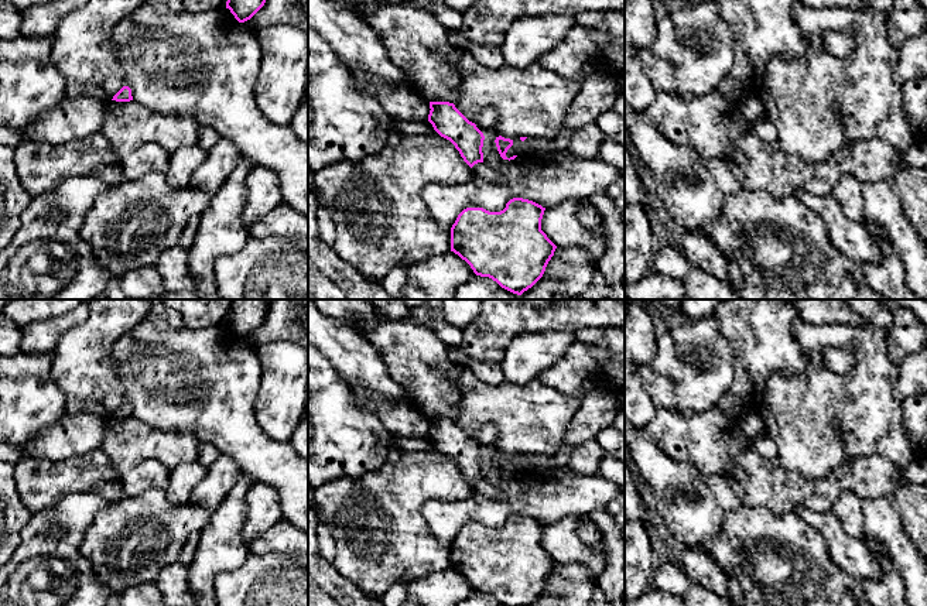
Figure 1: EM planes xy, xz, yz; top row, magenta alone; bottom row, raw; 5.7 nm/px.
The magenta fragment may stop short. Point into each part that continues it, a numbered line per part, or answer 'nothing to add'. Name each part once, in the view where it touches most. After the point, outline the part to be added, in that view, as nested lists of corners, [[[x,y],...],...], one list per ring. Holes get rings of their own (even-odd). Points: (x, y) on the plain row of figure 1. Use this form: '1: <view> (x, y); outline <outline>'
nothing to add

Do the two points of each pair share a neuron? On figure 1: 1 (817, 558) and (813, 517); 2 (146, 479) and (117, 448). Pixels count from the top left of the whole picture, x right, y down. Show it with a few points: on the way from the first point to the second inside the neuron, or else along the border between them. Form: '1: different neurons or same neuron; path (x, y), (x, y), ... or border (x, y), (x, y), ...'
1: different neurons; border (794, 512), (821, 537), (831, 558)
2: different neurons; border (167, 466), (157, 461), (144, 459), (122, 475)

